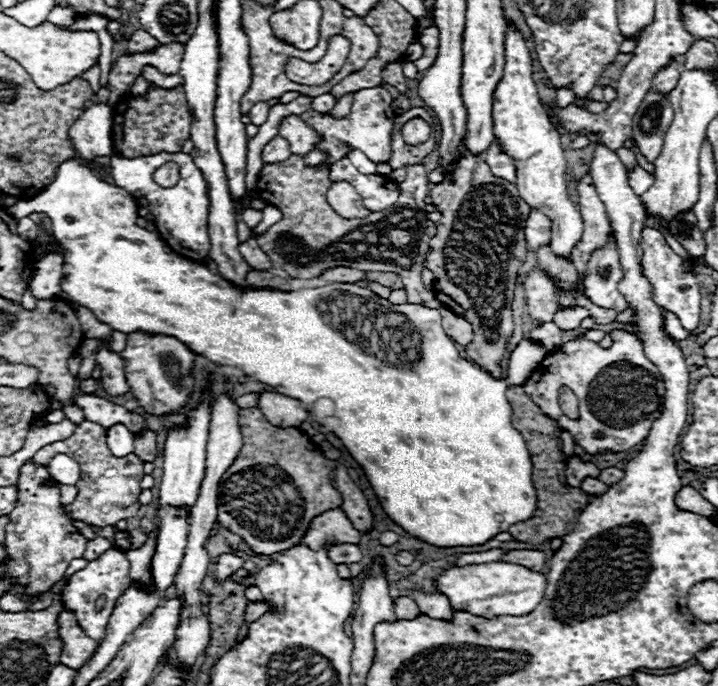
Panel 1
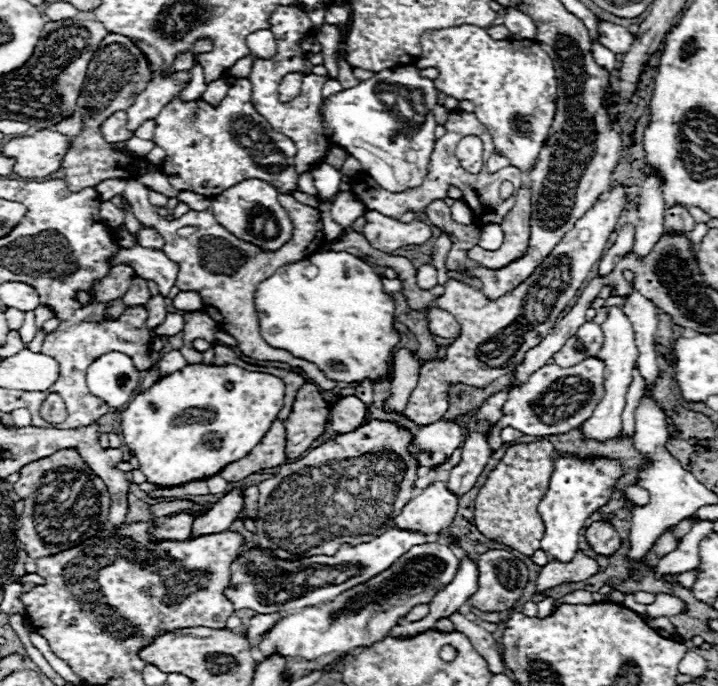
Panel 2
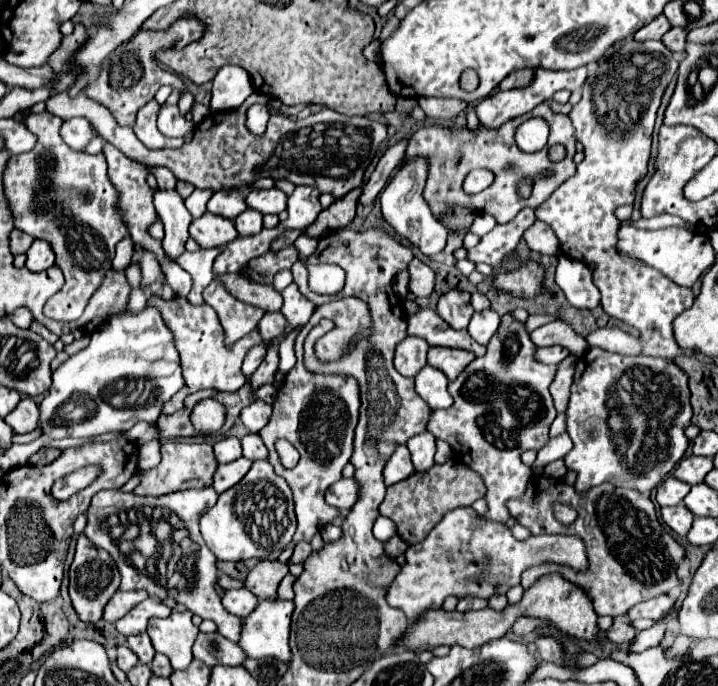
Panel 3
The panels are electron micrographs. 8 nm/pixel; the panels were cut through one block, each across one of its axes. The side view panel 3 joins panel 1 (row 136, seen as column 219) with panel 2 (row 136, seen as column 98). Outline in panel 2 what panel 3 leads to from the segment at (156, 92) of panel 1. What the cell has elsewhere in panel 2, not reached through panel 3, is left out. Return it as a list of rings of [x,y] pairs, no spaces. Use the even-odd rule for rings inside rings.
[[[124,110],[112,114],[102,126],[104,140],[108,140],[108,142],[126,142],[126,140],[130,140],[134,136],[134,132],[128,130],[126,122],[128,122],[128,116],[126,116]]]

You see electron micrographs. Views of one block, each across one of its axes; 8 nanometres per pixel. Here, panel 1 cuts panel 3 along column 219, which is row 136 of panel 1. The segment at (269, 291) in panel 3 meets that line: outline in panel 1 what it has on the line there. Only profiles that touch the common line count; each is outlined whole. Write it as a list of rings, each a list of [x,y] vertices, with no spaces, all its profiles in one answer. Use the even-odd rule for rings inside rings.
[[[280,136],[272,138],[262,150],[262,162],[264,164],[278,164],[278,162],[288,160],[288,156],[290,156],[288,142],[284,138],[280,138]]]

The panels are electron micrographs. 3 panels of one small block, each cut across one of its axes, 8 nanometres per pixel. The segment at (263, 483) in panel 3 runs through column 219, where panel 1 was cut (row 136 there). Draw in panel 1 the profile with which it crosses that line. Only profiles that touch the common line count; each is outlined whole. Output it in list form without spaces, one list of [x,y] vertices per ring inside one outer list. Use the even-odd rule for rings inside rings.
[[[508,28],[504,50],[506,68],[502,82],[494,92],[494,134],[500,138],[500,144],[508,156],[516,160],[516,188],[520,196],[532,208],[544,212],[552,222],[552,252],[570,260],[572,248],[582,240],[584,224],[578,206],[568,194],[566,158],[560,144],[560,134],[552,128],[548,114],[540,104],[540,96],[532,80],[532,58],[520,32]]]

